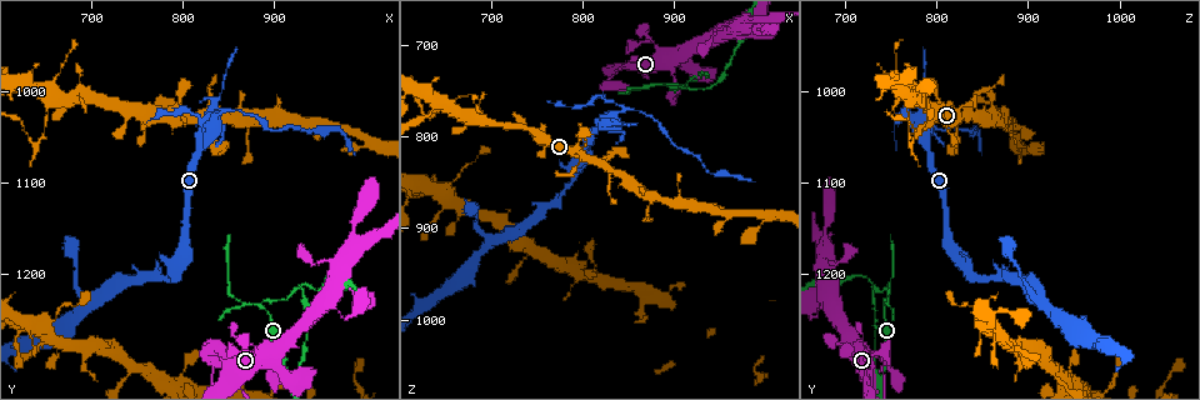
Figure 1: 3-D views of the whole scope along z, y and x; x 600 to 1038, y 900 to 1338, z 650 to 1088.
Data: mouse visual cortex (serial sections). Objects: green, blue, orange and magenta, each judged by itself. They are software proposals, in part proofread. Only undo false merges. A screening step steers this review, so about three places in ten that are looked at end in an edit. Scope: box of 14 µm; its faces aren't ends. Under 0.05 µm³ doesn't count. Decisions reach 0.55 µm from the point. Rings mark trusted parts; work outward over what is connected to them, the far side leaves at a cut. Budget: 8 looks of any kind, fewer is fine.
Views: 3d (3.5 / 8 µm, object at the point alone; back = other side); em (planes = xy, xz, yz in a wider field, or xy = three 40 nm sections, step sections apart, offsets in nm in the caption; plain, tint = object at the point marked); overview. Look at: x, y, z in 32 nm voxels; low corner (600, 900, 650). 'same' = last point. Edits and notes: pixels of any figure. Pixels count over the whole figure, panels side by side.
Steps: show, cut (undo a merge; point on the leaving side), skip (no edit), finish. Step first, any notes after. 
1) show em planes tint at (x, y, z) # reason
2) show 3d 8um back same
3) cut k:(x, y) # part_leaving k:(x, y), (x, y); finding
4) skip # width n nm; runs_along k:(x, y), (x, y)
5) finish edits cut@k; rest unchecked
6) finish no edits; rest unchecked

show 3d 3.5um at (890, 1230, 740) # abrupt turn

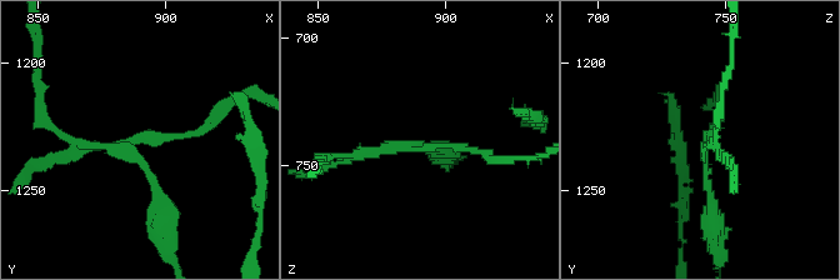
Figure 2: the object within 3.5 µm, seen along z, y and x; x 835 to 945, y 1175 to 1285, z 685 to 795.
show em xy step 5 tint at (887, 1233, 744) # now the EM

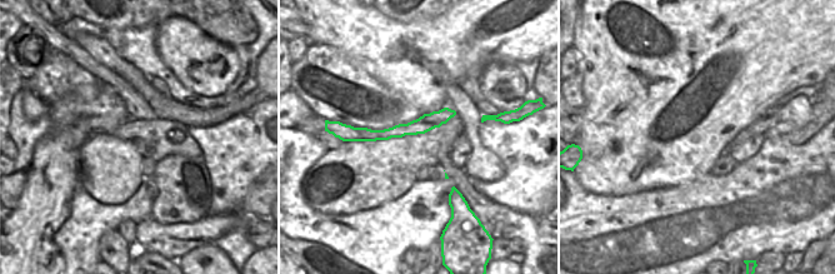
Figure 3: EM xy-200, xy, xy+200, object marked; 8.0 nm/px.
show em xy step 1 tint same

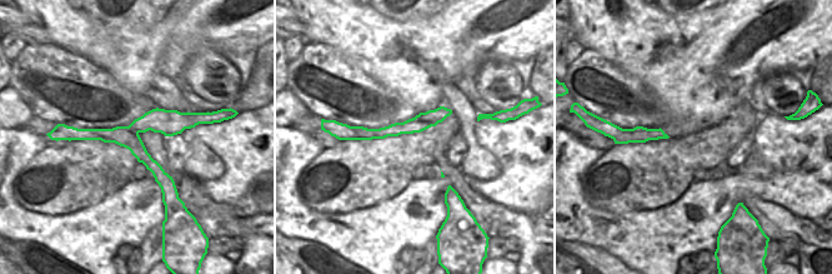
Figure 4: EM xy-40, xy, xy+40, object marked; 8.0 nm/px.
cut 2:(463, 148) # arm_widths 100, 150, 150 nm; part_leaving 2:(416, 148), (466, 148), (493, 160), (524, 160); a second cell is stuck on

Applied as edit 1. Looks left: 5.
show overview # see it whole again

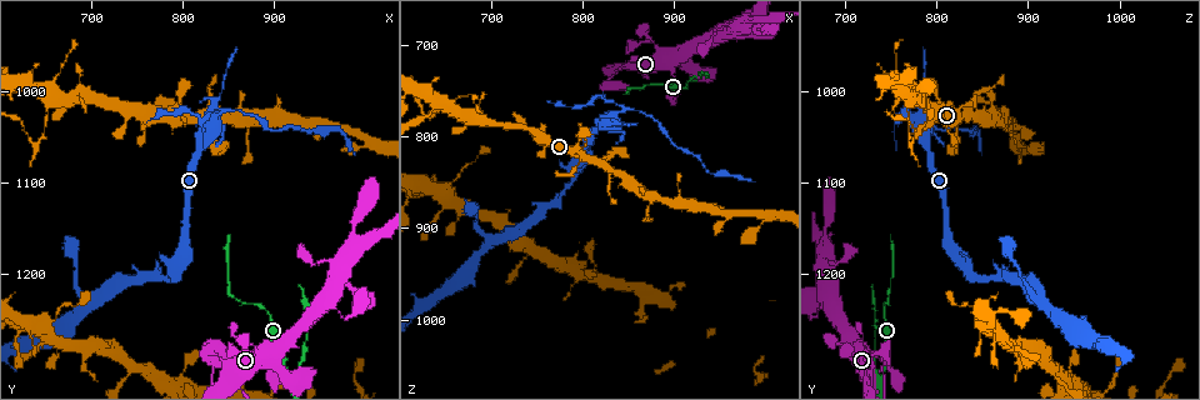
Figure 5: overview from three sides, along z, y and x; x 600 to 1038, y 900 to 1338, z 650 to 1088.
show 3d 3.5um at (920, 1315, 740) # branch point

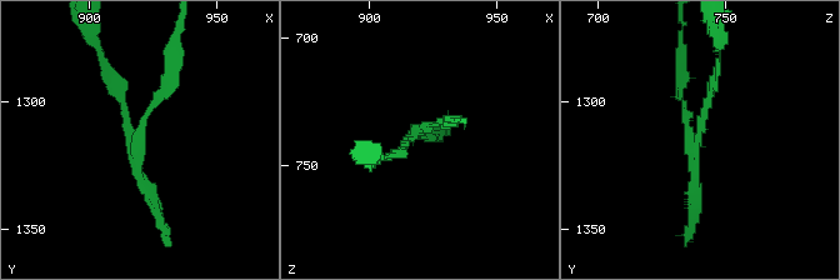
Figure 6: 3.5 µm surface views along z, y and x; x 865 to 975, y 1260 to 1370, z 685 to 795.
show em xy step 1 tint at (917, 1314, 740) # arms 3; arm_widths 150, 150, 150 nm; shape alone is not enough

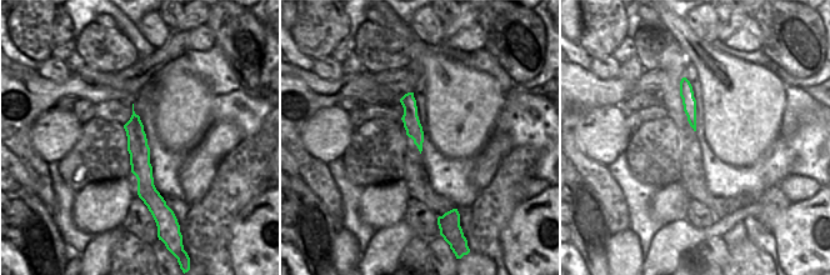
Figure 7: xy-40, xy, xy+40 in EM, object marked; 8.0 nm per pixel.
cut 6:(156, 99) # part_leaving 6:(136, 135), (168, 93), (171, 35); two cells meet here

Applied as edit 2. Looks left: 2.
finish edits cut@2, cut@6; rest unchecked

